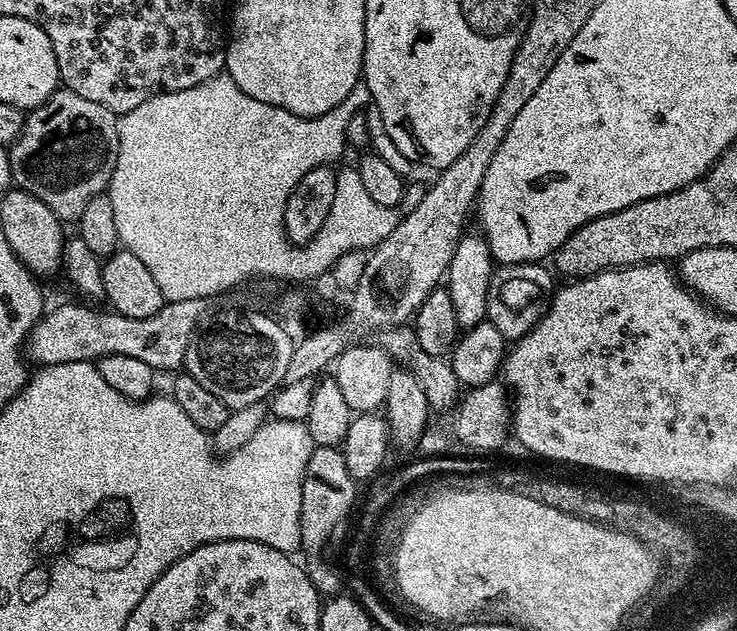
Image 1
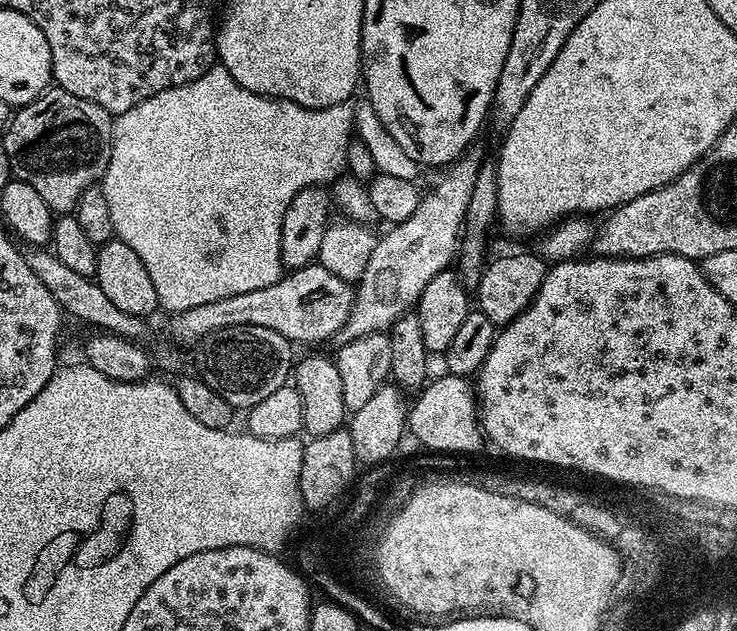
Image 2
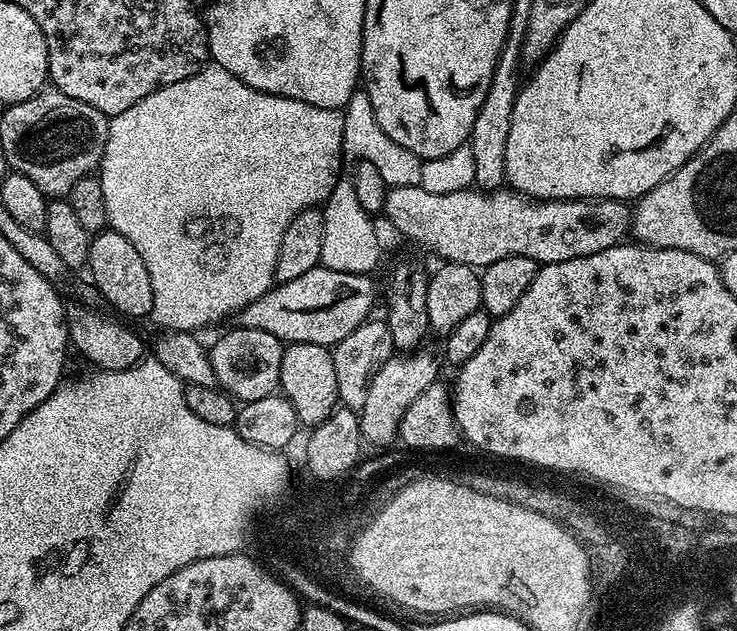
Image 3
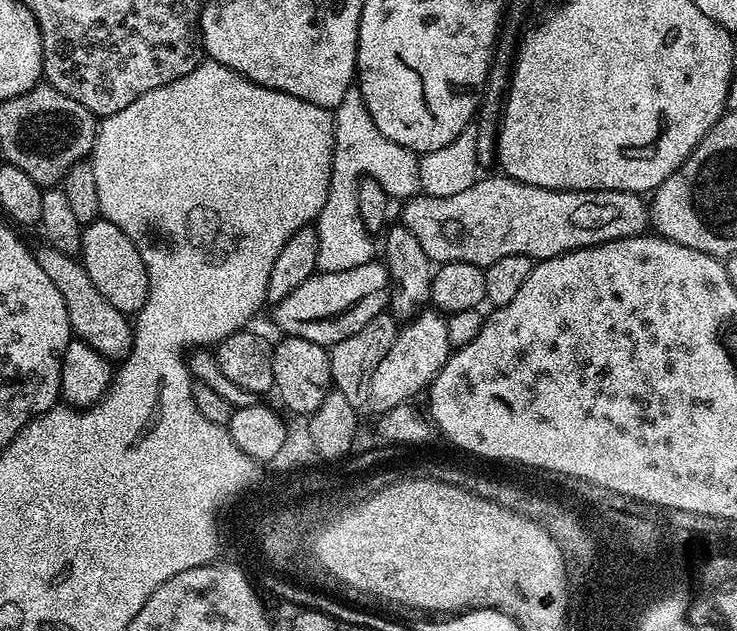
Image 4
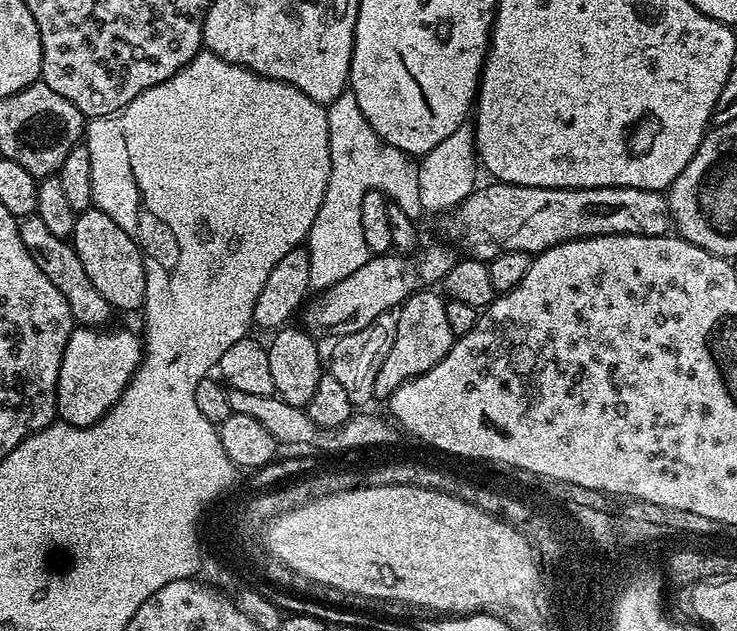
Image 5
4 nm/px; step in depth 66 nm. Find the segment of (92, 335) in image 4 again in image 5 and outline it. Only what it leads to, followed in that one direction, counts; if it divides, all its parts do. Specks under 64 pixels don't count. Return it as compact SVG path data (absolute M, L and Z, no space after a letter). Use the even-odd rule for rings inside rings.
M35 214L23 217L19 221L19 226L22 246L26 246L30 258L34 258L38 270L42 270L42 274L46 274L46 278L50 278L50 282L54 282L54 286L58 286L58 290L62 290L62 294L70 306L73 321L85 328L103 329L109 323L107 320L114 316L114 309L110 306L110 302L106 302L106 298L102 298L102 294L98 294L94 282L90 282L86 269L83 268L78 254L72 249L71 243L68 240L57 238L42 223L42 218L38 218Z

